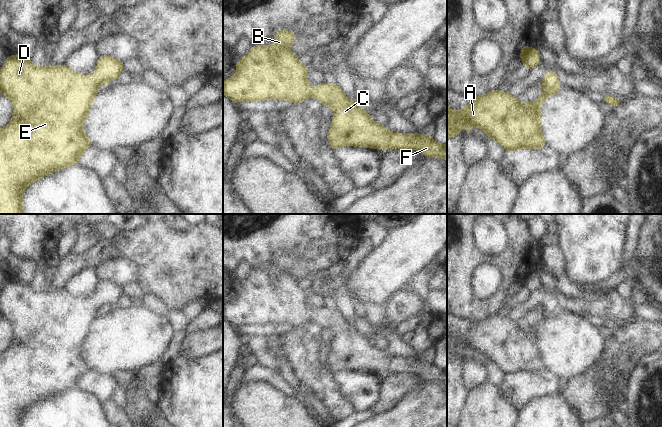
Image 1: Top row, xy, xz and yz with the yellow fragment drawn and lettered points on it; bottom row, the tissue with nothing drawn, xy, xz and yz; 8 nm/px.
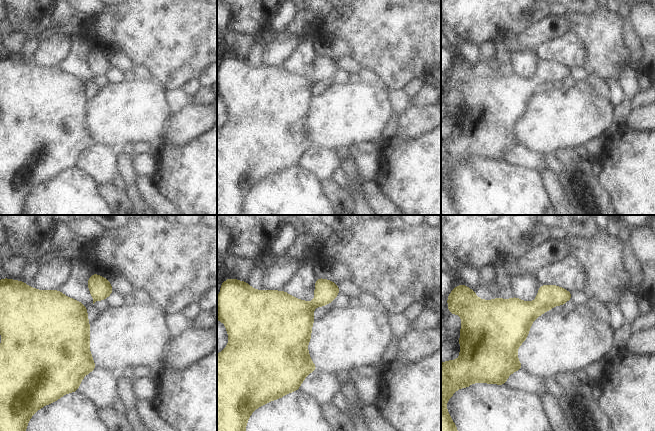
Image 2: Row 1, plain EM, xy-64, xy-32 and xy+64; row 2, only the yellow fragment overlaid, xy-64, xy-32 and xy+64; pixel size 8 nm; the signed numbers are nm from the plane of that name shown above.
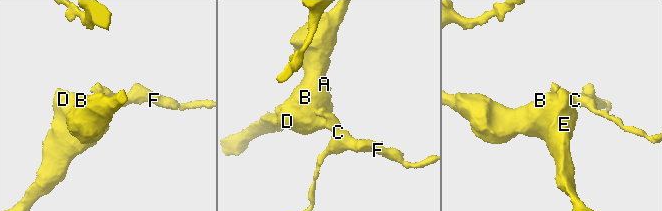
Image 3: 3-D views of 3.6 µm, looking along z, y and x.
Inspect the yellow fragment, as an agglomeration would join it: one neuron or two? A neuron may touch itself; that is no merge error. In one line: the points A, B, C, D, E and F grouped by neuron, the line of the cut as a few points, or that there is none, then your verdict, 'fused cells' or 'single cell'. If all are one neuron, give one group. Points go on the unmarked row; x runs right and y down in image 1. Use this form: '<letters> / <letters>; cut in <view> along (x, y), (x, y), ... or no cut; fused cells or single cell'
A B C D E F; no cut; single cell

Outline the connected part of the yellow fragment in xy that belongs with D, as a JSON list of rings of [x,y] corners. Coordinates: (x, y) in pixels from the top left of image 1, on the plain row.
[[[12,278],[5,284],[0,297],[0,318],[6,319],[11,324],[14,337],[9,349],[0,353],[0,427],[23,427],[24,415],[29,408],[52,396],[78,388],[79,381],[82,377],[90,370],[93,370],[83,356],[83,348],[91,333],[91,327],[97,319],[98,310],[100,308],[108,309],[111,305],[116,304],[122,294],[125,294],[124,288],[110,280],[100,280],[95,296],[89,300],[78,298],[65,289],[49,291],[34,290],[32,284],[21,282],[16,278]]]

